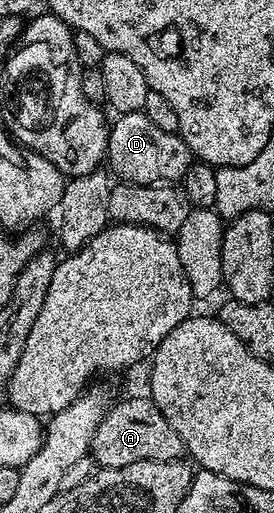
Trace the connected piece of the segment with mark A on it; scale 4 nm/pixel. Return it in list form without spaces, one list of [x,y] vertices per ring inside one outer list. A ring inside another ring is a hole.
[[[147,395],[128,396],[111,405],[92,439],[90,455],[100,468],[121,468],[134,462],[179,460],[186,449],[178,430],[166,422],[162,410]]]

